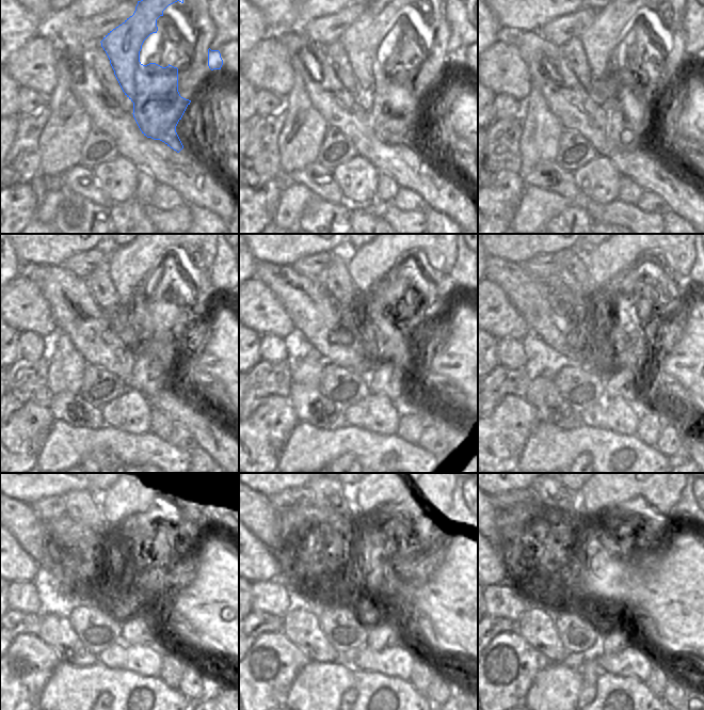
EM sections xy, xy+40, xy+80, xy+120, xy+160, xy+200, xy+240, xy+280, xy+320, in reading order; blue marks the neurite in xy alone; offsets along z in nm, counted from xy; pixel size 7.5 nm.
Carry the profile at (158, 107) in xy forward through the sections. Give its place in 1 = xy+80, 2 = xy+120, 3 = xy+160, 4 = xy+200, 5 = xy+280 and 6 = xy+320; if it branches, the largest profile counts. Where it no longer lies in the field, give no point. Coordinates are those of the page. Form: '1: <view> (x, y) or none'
1: xy+80 (604, 40)
2: xy+120 (130, 265)
3: xy+160 (368, 265)
4: xy+200 (608, 261)
5: xy+280 (432, 494)
6: xy+320 (601, 494)

